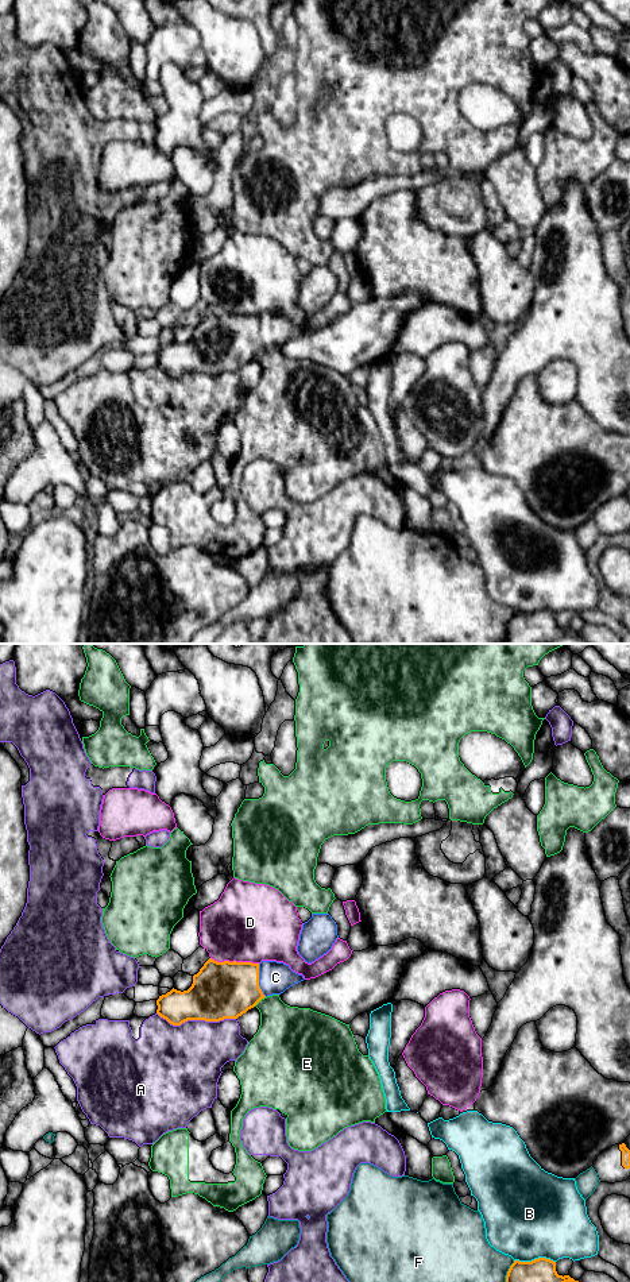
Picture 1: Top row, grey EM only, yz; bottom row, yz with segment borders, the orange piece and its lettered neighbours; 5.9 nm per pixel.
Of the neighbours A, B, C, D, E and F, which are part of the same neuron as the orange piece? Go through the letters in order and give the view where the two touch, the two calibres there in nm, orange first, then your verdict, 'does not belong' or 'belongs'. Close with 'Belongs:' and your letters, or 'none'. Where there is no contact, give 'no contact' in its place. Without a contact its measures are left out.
A: contact in yz; calibres 340 and 420 nm; does not belong
B: contact in yz; calibres 140 and 480 nm; does not belong
C: contact in yz; calibres 340 and 190 nm; belongs
D: contact in yz; calibres 340 and 460 nm; does not belong
E: contact in yz; calibres 340 and 320 nm; does not belong
F: contact in yz; calibres 140 and 280 nm; does not belong
Belongs: C

